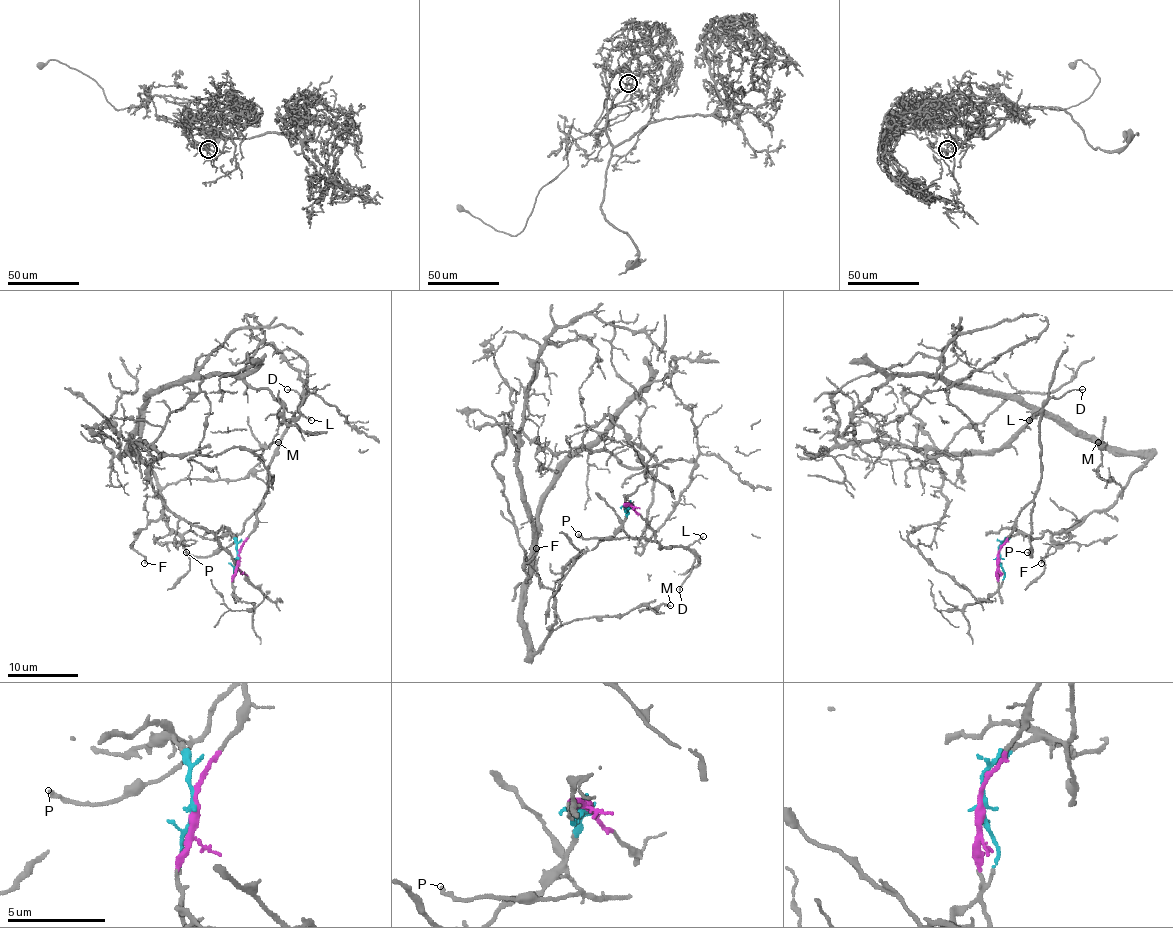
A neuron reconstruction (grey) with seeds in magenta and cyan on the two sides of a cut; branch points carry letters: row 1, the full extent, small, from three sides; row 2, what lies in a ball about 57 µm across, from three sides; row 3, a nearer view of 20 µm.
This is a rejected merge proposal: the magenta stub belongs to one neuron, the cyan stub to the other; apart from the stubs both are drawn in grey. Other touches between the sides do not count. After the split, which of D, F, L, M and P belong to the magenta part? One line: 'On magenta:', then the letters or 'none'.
On magenta: D, L, P

